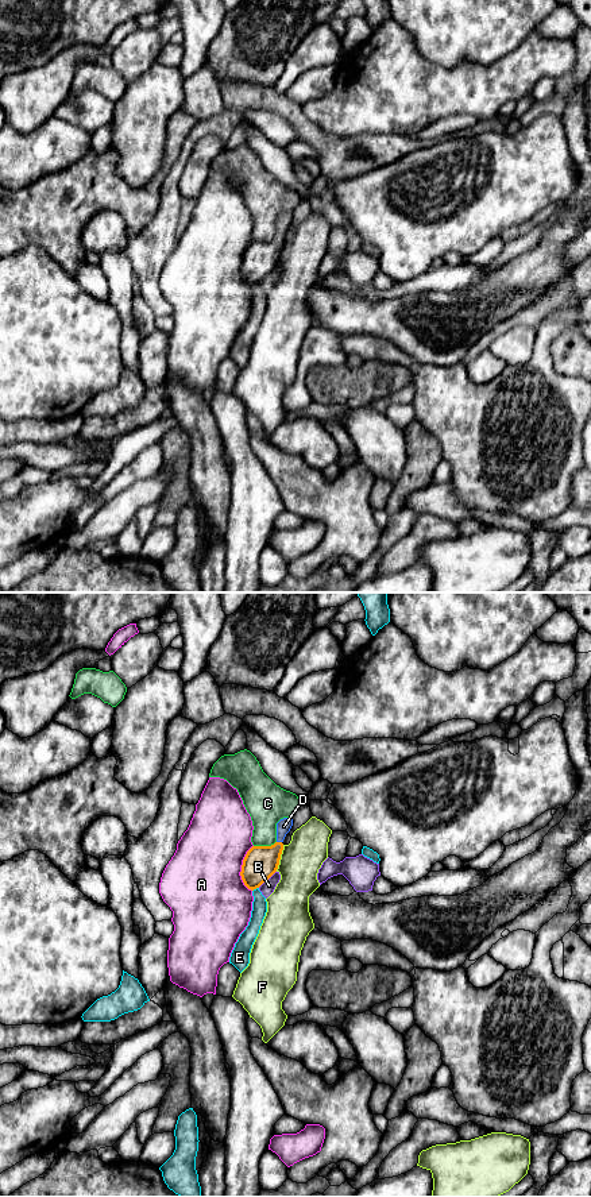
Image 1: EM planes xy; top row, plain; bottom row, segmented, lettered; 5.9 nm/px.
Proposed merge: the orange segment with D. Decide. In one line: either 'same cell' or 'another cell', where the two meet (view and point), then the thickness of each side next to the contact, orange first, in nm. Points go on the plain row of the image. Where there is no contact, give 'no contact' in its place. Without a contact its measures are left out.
same cell; contact xy (279, 238); calibres 200 and 90 nm

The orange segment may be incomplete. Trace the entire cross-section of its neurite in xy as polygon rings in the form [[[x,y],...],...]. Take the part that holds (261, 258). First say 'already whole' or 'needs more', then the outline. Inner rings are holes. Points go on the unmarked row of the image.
needs more; [[[283,213],[277,219],[277,238],[271,242],[252,242],[242,260],[242,275],[254,286],[269,275],[278,265],[283,246],[283,235],[293,221],[293,215]]]

